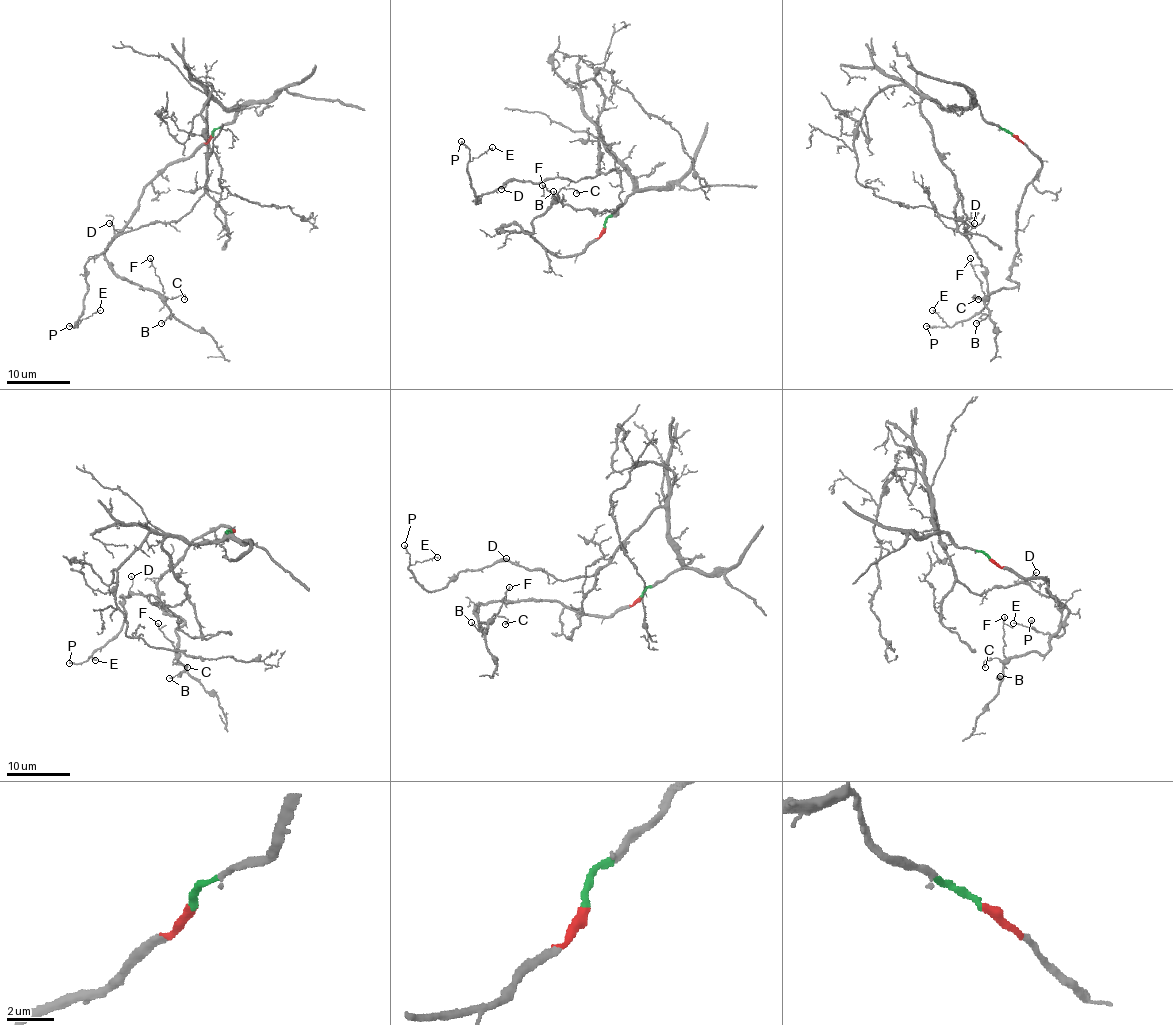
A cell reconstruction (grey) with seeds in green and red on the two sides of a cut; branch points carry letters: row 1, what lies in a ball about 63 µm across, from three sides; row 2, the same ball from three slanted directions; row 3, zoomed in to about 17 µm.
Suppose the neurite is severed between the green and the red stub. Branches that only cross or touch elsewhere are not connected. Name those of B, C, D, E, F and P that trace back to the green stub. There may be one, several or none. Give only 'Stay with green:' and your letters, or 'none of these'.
Stay with green: D, E, P

